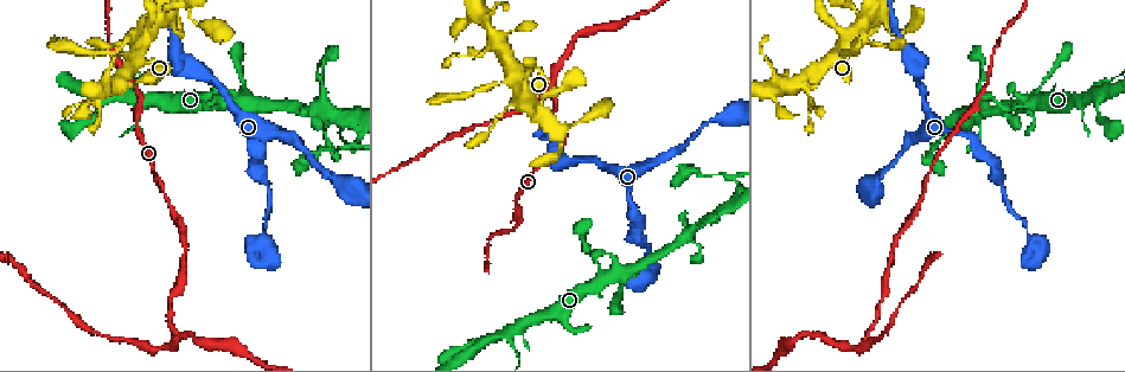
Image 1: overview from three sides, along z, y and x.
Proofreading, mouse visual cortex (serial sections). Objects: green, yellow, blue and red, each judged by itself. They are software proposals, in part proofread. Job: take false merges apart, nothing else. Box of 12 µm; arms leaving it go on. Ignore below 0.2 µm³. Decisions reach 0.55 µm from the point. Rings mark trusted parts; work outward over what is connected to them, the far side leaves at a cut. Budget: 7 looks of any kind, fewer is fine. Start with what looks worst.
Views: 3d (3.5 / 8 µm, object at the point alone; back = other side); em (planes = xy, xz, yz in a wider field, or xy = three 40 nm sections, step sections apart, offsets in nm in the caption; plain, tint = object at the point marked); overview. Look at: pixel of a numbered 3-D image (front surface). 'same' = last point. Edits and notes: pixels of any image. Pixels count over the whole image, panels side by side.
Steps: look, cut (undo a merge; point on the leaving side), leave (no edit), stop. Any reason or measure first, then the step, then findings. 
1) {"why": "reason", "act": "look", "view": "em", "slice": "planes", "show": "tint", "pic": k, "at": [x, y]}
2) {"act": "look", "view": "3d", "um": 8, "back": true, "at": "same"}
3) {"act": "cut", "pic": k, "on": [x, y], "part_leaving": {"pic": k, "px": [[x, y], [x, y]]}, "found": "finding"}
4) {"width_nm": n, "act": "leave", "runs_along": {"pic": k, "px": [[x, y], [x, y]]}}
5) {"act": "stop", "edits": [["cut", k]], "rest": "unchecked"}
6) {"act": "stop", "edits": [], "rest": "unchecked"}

{"why": "sudden change in width", "act": "look", "view": "3d", "um": 3.5, "pic": 1, "at": [966, 124]}

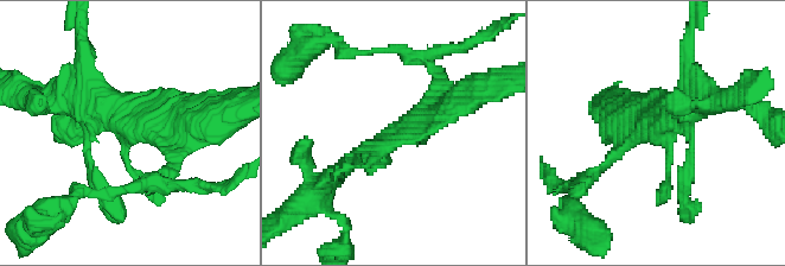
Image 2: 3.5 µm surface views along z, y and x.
{"act": "look", "view": "em", "slice": "planes", "show": "tint", "pic": 2, "at": [143, 127]}

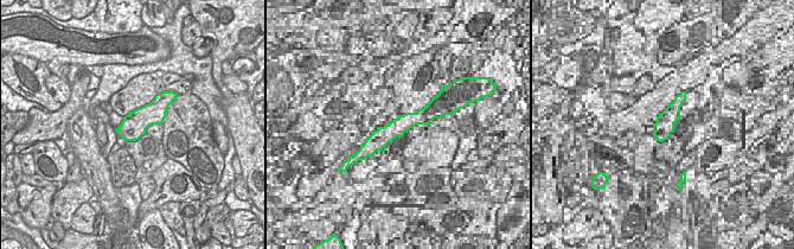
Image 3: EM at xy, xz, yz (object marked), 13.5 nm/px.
{"act": "look", "view": "em", "slice": "xy", "step": 2, "show": "tint", "at": "same"}

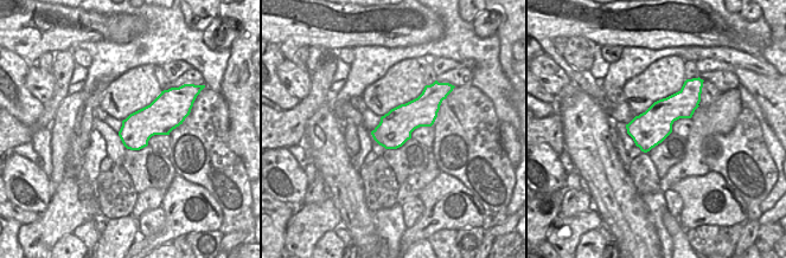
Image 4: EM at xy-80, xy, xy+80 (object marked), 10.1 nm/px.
{"act": "leave", "runs_along": {"pic": 2, "px": [[345, 168], [417, 115], [433, 70]]}, "found": "all the same cell"}

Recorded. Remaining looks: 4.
{"why": "sharp bend", "act": "look", "view": "3d", "um": 3.5, "pic": 1, "at": [847, 347]}

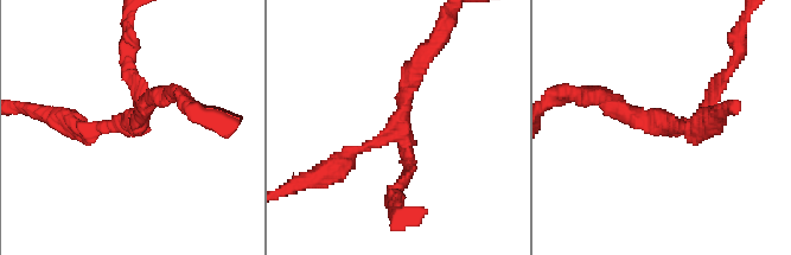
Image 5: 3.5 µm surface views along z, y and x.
{"act": "look", "view": "em", "slice": "planes", "show": "tint", "pic": 5, "at": [132, 122]}

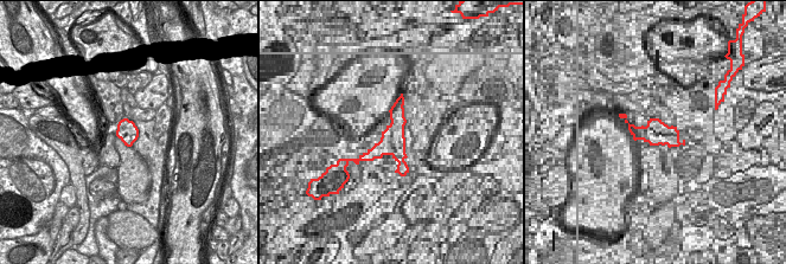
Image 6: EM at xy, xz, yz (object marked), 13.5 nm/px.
{"arms": 3, "arm_widths_nm": [150, 200, 200], "act": "leave", "runs_along": {"pic": 5, "px": [[403, 180], [396, 132], [421, 65]]}, "found": "continuous, no second cell"}

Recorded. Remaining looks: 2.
{"why": "side arm on a straight run", "act": "look", "view": "3d", "um": 3.5, "pic": 1, "at": [133, 97]}

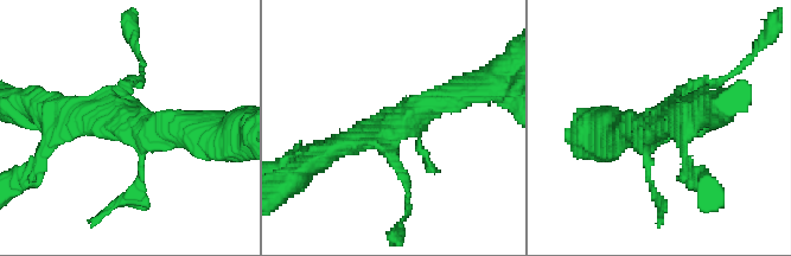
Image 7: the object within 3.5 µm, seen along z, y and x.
{"act": "look", "view": "em", "slice": "xy", "step": 5, "show": "tint", "pic": 7, "at": [660, 122]}

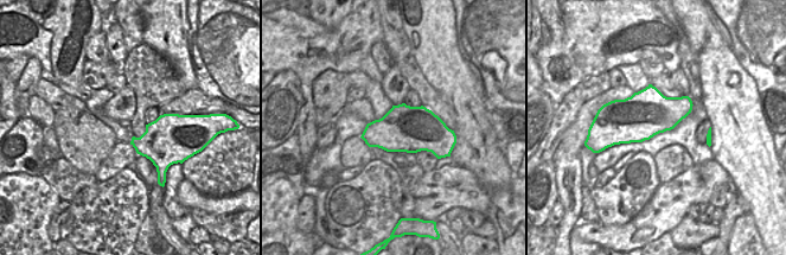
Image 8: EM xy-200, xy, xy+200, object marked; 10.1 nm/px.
{"act": "leave", "runs_along": {"pic": 7, "px": [[466, 90], [320, 157]]}, "found": "all the same cell"}

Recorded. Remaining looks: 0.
{"act": "stop", "edits": [], "rest": "unchecked"}

